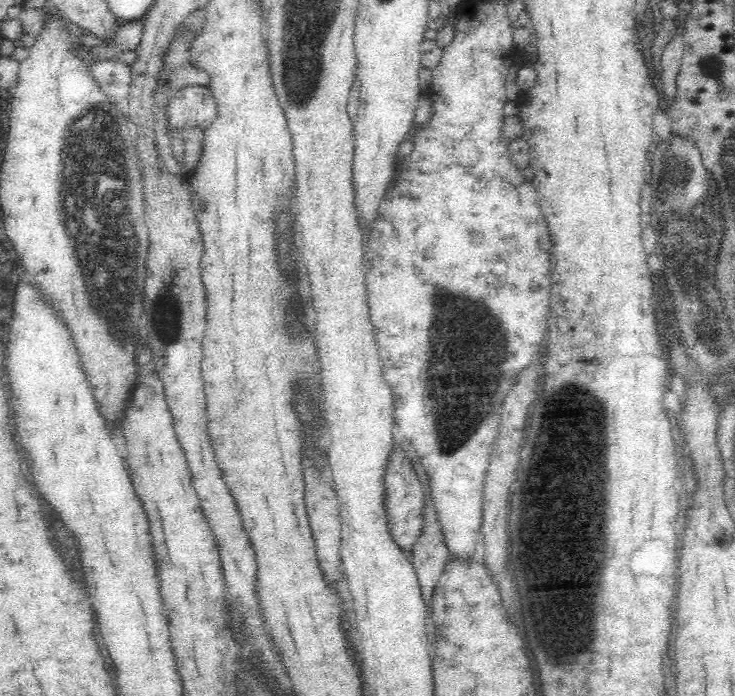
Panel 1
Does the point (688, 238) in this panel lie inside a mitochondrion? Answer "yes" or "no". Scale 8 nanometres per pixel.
yes

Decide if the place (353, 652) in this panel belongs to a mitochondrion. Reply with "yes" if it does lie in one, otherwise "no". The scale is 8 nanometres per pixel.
no

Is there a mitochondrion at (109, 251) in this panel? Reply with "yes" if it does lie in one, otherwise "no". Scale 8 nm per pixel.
yes

